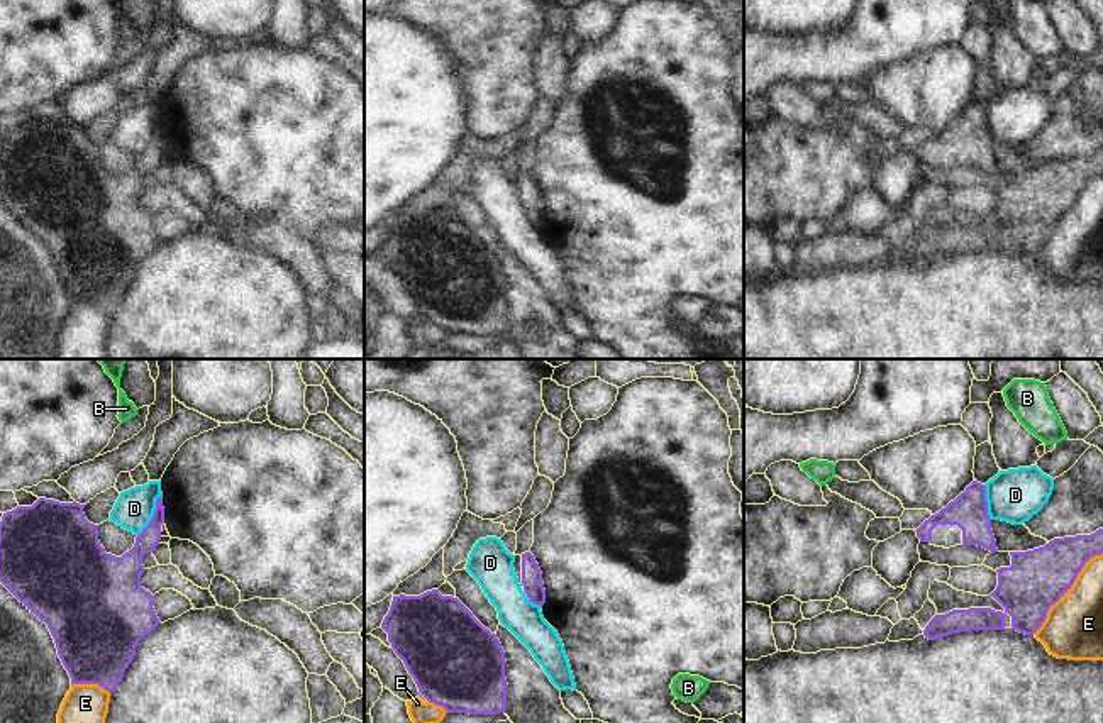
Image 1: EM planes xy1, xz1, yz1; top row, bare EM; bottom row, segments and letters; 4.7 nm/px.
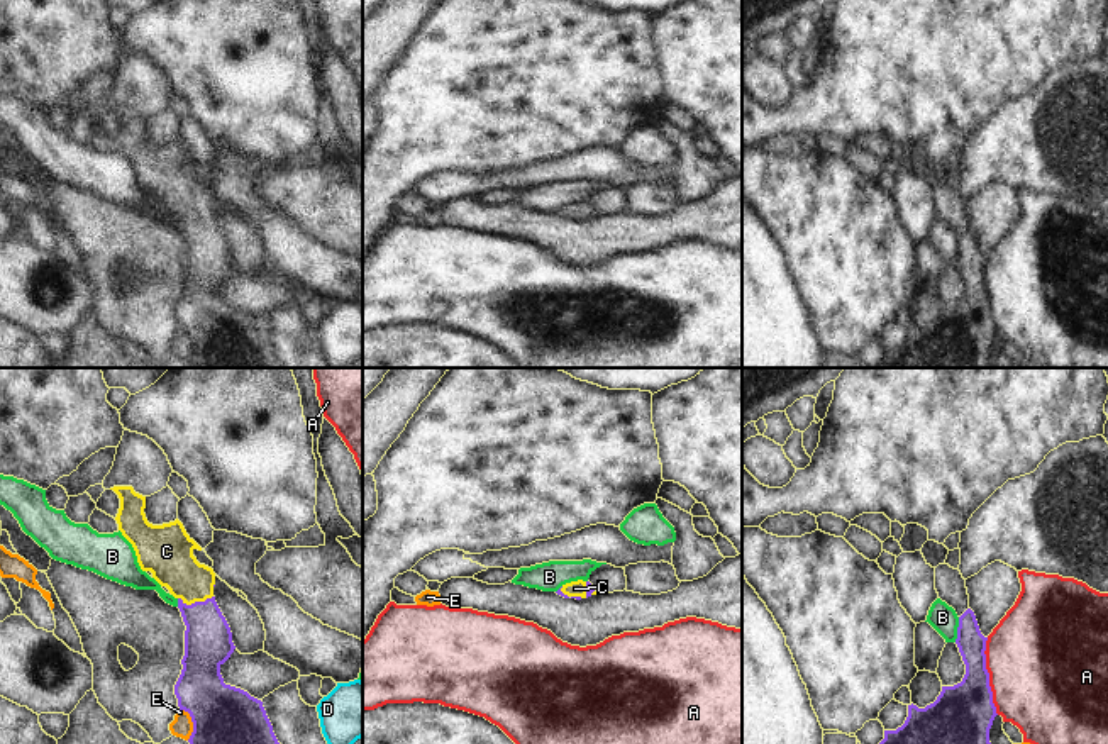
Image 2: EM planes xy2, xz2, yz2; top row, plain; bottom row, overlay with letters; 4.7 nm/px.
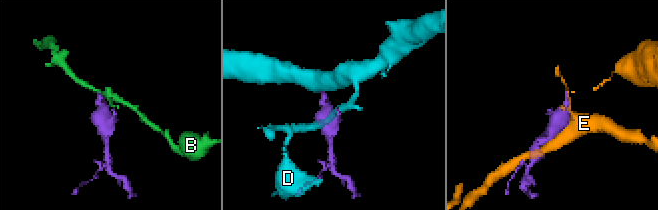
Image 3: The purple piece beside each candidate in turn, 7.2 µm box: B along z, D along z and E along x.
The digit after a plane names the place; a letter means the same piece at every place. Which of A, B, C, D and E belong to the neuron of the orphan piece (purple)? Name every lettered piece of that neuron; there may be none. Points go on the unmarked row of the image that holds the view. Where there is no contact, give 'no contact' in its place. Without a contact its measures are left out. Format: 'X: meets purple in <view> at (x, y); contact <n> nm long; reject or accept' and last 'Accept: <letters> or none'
A: meets purple in yz2 at (988, 297); contact 380 nm long; reject
B: meets purple in yz2 at (958, 249); contact 120 nm long; reject
C: meets purple in xy2 at (195, 222); contact 170 nm long; accept
D: meets purple in xy1 at (153, 136); contact 220 nm long; reject
E: meets purple in yz1 at (1066, 212); contact 500 nm long; reject
Accept: C

